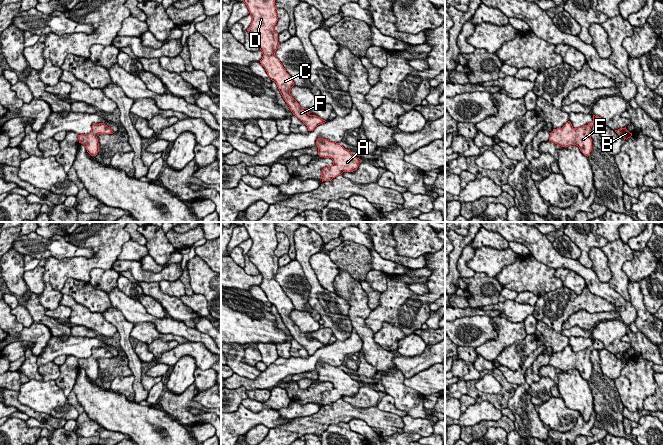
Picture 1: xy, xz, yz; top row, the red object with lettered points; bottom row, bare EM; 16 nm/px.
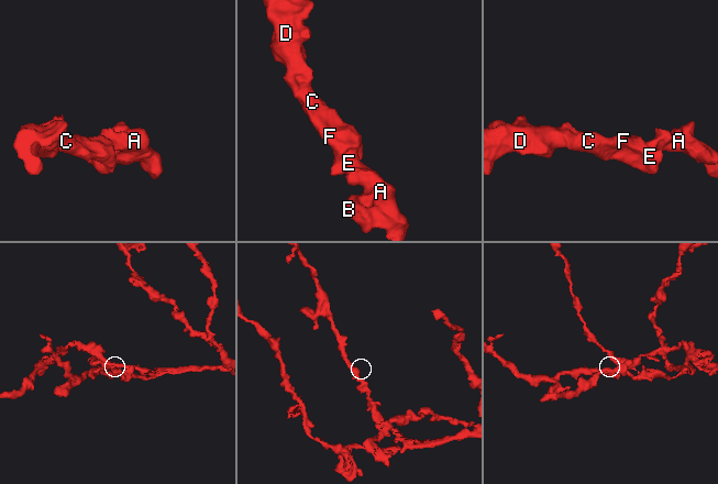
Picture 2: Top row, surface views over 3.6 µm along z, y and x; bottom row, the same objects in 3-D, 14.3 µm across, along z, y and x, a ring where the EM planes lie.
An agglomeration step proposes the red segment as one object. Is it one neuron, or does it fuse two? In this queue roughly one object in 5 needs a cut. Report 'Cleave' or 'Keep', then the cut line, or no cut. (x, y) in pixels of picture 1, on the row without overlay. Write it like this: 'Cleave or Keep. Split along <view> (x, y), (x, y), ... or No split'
Keep. No split

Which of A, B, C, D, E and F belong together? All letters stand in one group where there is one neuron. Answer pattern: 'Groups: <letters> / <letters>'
Groups: A B C D E F

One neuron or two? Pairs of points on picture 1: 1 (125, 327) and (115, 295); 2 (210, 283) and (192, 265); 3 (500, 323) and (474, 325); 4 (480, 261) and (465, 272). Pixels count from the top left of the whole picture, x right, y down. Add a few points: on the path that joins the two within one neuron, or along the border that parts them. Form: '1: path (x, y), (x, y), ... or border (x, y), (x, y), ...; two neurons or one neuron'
1: border (111, 304), (127, 320), (133, 323); two neurons
2: path (206, 279), (196, 269); one neuron
3: border (491, 317), (497, 336), (480, 344); two neurons
4: border (477, 249), (467, 262), (467, 265), (474, 272); two neurons

